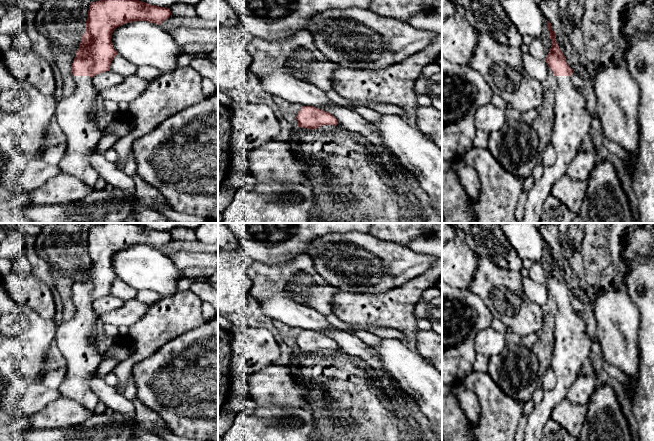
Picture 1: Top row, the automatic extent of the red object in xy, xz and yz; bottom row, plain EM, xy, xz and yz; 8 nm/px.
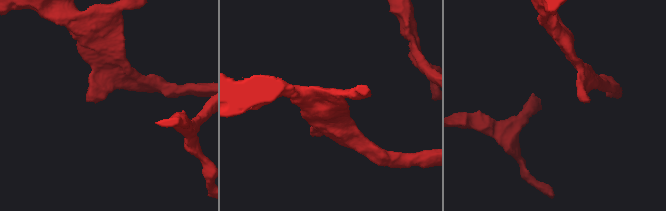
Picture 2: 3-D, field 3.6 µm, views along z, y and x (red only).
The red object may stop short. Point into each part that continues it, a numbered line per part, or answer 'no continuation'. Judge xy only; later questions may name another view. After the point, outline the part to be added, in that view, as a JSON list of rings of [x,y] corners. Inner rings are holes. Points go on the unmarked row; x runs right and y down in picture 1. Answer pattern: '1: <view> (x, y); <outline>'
1: xy (76, 339); [[[73,300],[76,314],[67,322],[60,322],[56,327],[56,345],[66,361],[67,373],[62,384],[57,388],[62,397],[67,397],[94,411],[99,398],[89,386],[89,379],[95,378],[99,364],[105,359],[104,350],[97,346],[101,334],[99,316],[93,310],[90,300]]]

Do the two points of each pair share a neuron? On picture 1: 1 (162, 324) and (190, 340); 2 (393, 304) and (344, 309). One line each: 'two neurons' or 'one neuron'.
1: two neurons
2: one neuron

